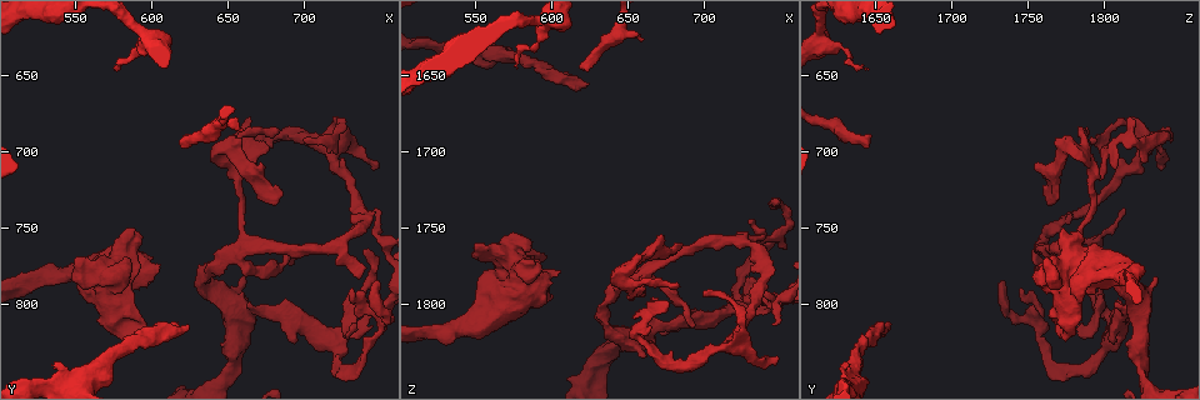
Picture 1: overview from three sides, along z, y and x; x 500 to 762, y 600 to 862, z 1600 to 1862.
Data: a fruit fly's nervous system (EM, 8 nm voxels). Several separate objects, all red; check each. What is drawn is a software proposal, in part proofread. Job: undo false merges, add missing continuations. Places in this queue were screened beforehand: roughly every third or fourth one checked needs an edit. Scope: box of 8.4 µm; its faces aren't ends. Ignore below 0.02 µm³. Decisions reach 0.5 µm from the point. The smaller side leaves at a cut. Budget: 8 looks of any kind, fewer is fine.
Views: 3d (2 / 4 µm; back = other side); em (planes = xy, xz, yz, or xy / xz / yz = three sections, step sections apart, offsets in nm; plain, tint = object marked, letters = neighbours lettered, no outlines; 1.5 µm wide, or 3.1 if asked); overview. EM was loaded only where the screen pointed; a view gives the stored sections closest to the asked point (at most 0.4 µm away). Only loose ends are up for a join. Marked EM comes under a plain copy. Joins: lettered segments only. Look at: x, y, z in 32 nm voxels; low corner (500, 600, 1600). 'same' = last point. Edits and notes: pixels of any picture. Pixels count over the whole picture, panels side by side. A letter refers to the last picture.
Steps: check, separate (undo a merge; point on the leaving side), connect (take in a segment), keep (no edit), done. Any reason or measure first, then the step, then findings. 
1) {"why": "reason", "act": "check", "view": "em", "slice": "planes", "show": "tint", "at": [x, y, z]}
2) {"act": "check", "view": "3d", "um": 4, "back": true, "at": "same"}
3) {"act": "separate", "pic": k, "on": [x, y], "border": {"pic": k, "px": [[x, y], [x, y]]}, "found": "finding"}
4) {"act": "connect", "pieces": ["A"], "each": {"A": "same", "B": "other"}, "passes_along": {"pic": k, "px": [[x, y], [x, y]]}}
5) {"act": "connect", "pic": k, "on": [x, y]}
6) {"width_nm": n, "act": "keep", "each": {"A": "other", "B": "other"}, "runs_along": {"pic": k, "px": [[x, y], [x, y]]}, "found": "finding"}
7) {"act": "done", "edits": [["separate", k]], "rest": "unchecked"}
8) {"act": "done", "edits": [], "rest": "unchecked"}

{"why": "an open end", "act": "check", "view": "em", "slice": "planes", "show": "letters", "at": [618, 694, 1644]}

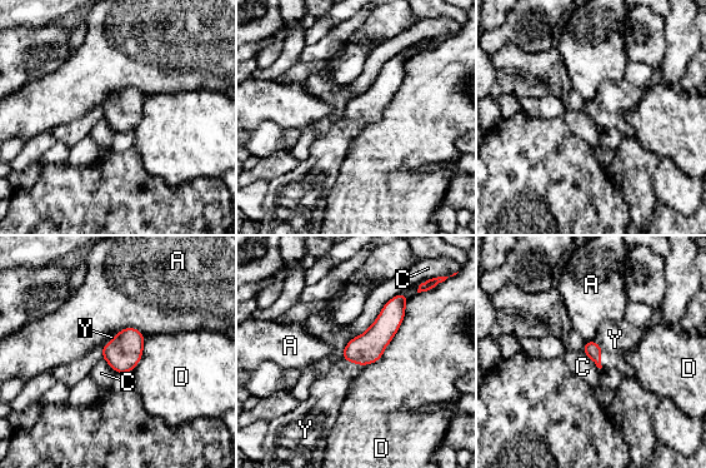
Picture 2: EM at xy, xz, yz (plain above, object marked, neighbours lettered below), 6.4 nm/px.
{"act": "connect", "pieces": ["Y"], "each": {"A": "other", "C": "other", "D": "other", "Y": "same"}, "passes_along": {"pic": 2, "px": [[591, 349], [600, 354], [615, 339]]}, "found": "it goes on there"}

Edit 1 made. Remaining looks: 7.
{"why": "free end", "act": "check", "view": "em", "slice": "planes", "show": "letters", "at": [624, 812, 1656]}

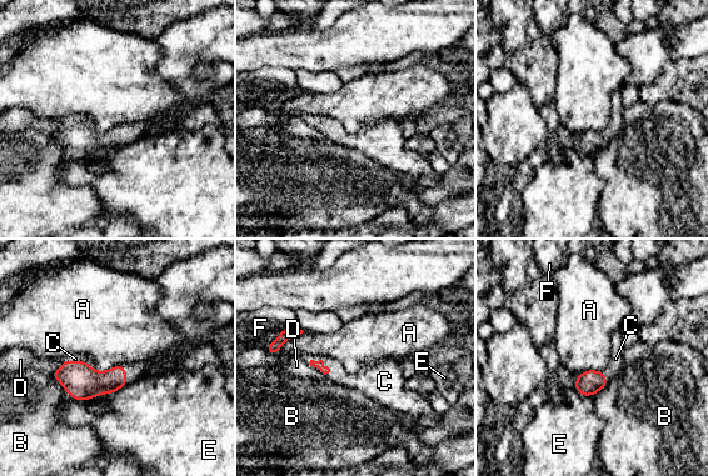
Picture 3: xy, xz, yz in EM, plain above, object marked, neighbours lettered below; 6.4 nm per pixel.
{"act": "connect", "pieces": ["C"], "each": {"A": "other", "B": "other", "C": "same", "D": "other", "E": "other", "F": "other"}, "passes_along": {"pic": 3, "px": [[80, 380], [79, 361], [75, 359]]}, "found": "the neuron continues"}

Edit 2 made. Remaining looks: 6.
{"act": "check", "view": "3d", "um": 4, "at": [740, 766, 1792]}

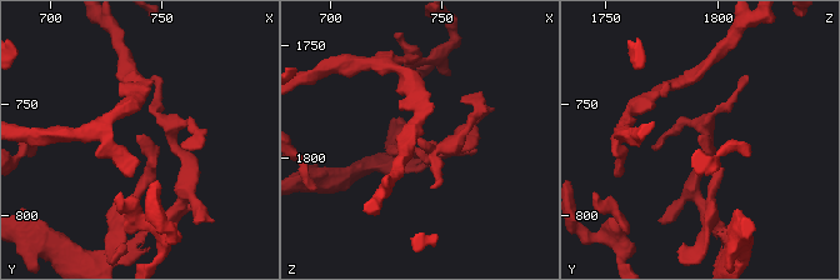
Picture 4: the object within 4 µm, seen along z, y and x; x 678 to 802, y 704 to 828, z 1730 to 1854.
{"act": "check", "view": "em", "slice": "yz", "step": 4, "show": "tint", "at": [740, 763, 1790]}

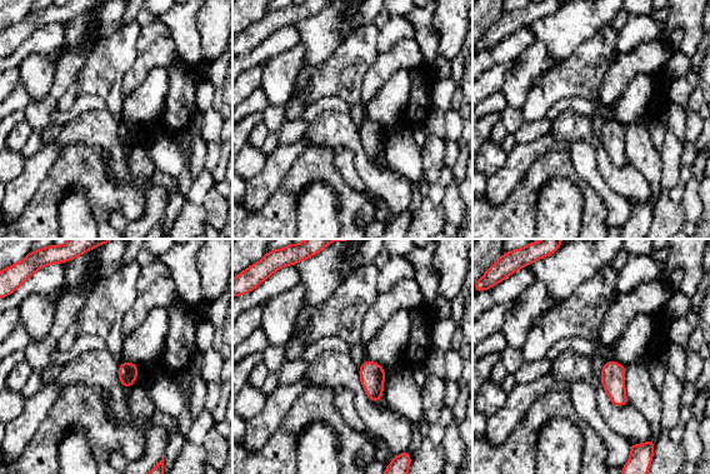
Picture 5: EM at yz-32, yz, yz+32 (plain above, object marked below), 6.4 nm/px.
{"why": "another direction", "act": "check", "view": "em", "slice": "planes", "show": "letters", "at": "same"}

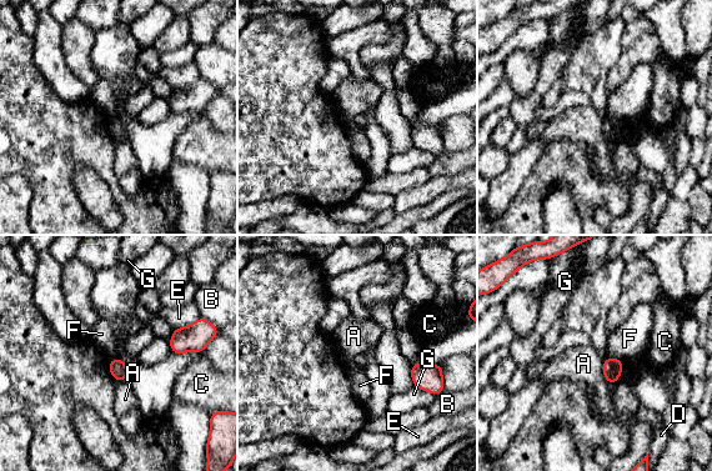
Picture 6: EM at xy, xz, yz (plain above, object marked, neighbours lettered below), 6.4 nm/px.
{"act": "keep", "each": {"A": "other", "B": "other", "C": "other", "D": "other", "E": "other", "F": "other", "G": "other"}, "border": {"pic": 6, "px": [[603, 359], [602, 374], [608, 382]]}, "found": "none of them fits"}

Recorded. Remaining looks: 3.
{"act": "done", "edits": [["connect", 2], ["connect", 3]], "rest": "unchecked"}

